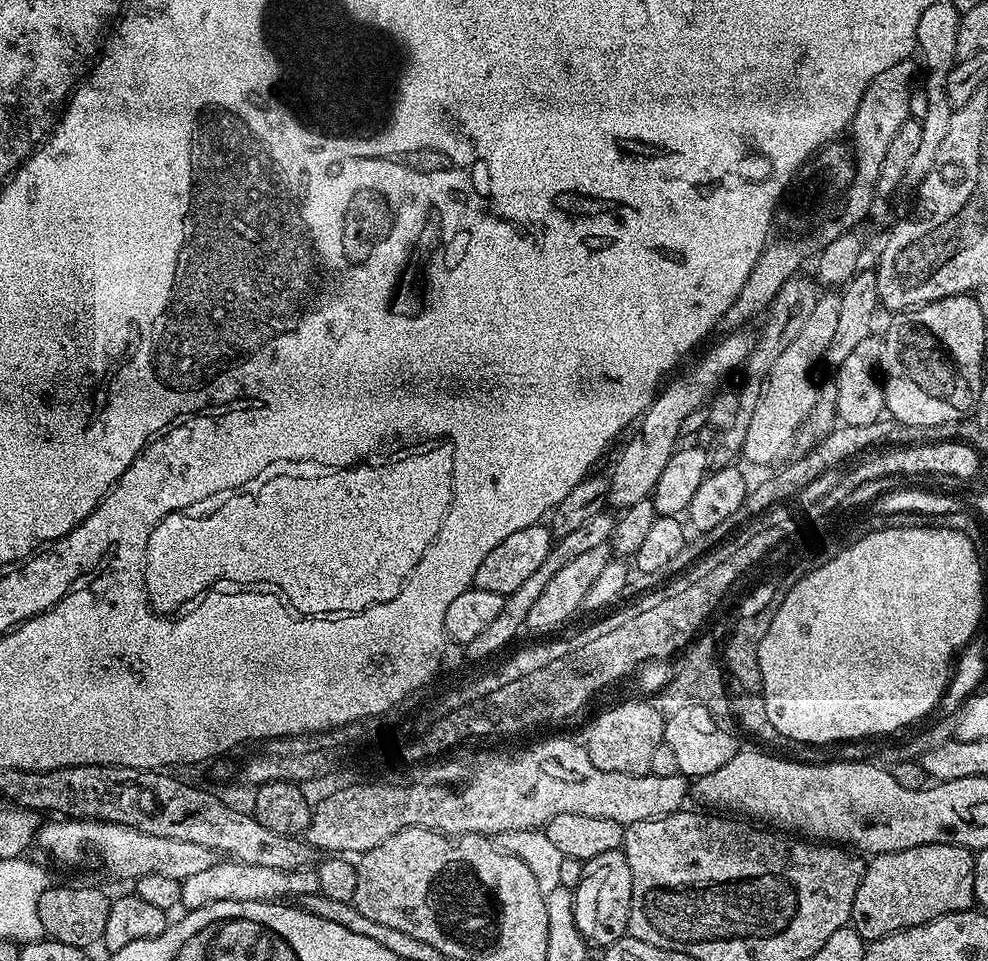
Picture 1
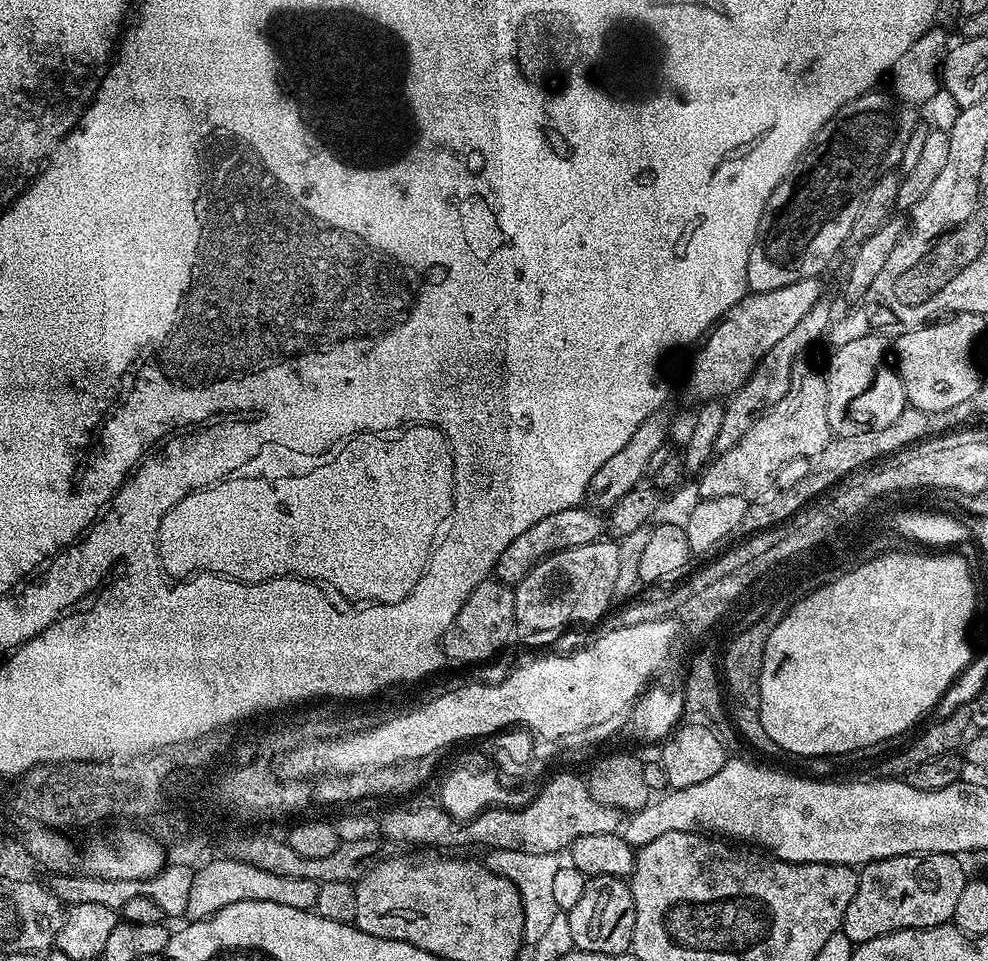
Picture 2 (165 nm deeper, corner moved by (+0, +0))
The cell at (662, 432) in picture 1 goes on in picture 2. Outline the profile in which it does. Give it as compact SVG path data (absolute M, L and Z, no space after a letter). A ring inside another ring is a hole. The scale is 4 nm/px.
M802 278L802 282L794 282L794 286L753 292L739 300L695 349L696 357L688 372L688 392L696 402L720 400L738 391L748 381L758 361L782 342L782 338L786 338L786 334L790 334L790 330L794 330L794 326L798 326L798 322L802 322L802 318L806 318L806 314L810 314L812 307L822 299L825 293L820 283L817 278Z

